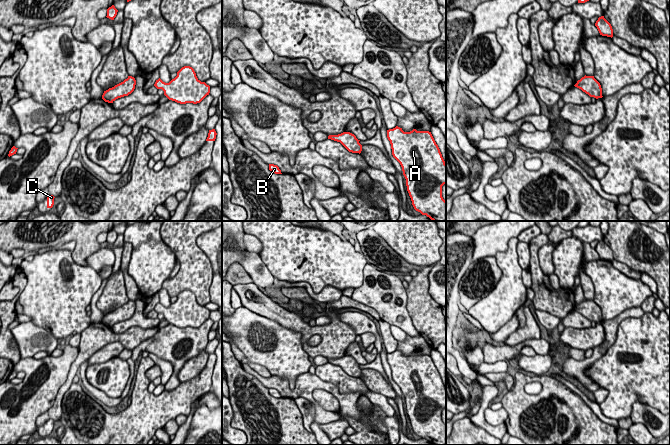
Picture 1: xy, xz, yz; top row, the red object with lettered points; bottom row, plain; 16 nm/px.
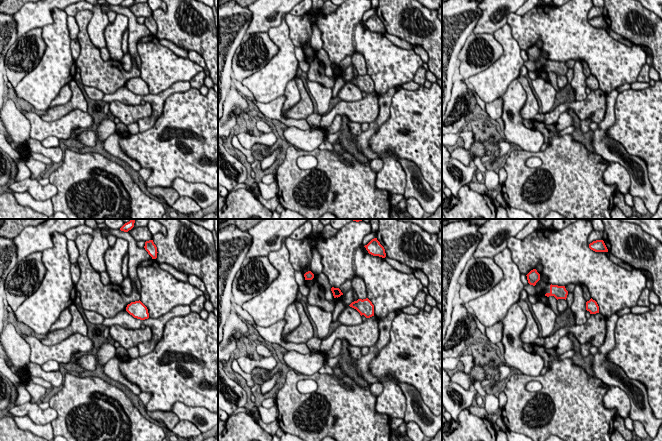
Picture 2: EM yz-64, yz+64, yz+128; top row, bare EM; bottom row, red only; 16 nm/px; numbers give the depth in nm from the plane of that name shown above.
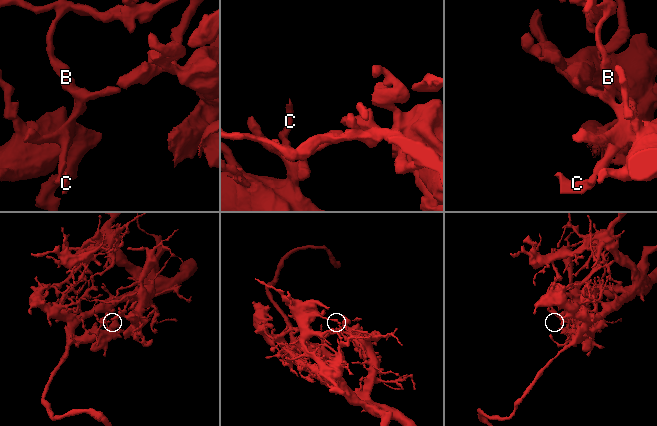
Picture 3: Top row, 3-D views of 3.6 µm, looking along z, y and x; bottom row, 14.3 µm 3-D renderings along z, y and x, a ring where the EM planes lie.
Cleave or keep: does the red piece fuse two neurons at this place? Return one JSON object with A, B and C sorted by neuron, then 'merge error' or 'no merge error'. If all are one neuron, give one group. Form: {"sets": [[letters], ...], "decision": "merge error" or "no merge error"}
{"sets": [["A", "B", "C"]], "decision": "no merge error"}

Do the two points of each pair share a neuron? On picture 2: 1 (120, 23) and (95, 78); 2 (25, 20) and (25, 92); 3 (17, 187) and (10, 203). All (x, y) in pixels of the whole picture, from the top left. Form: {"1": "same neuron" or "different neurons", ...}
{"1": "different neurons", "2": "different neurons", "3": "different neurons"}

